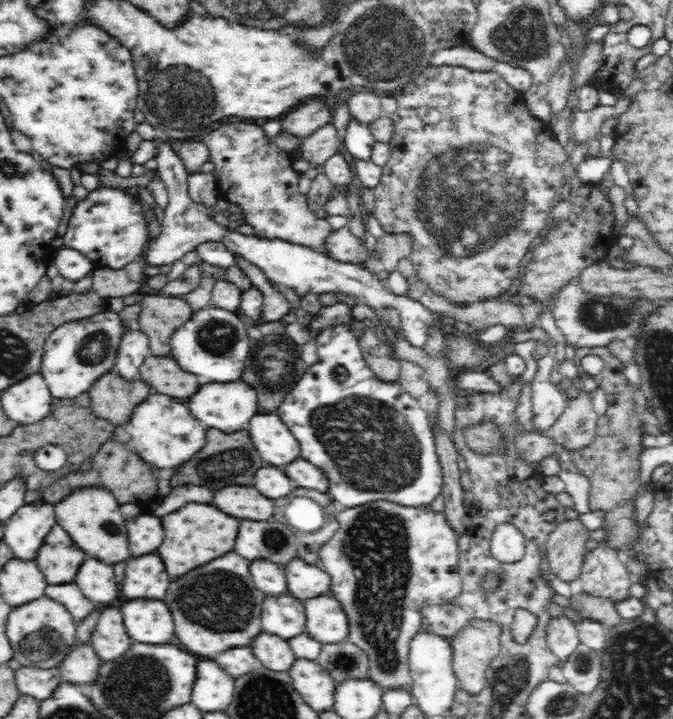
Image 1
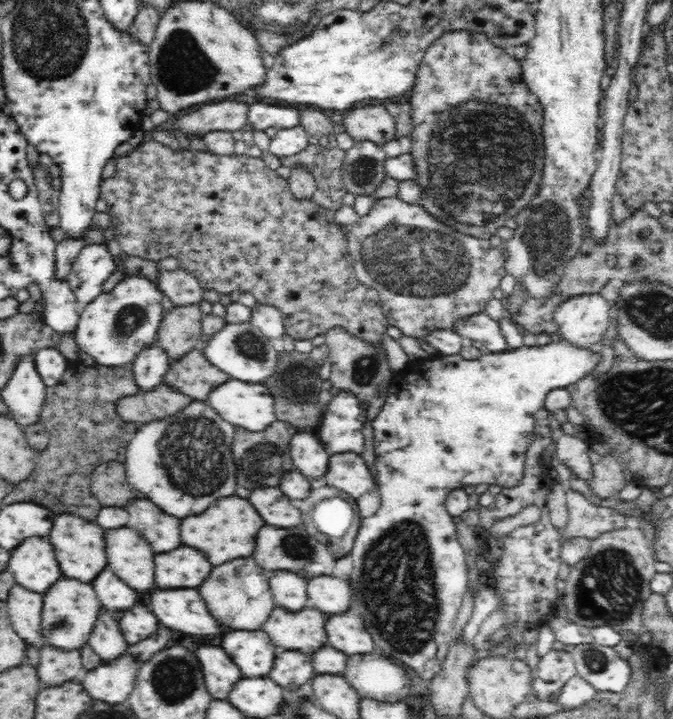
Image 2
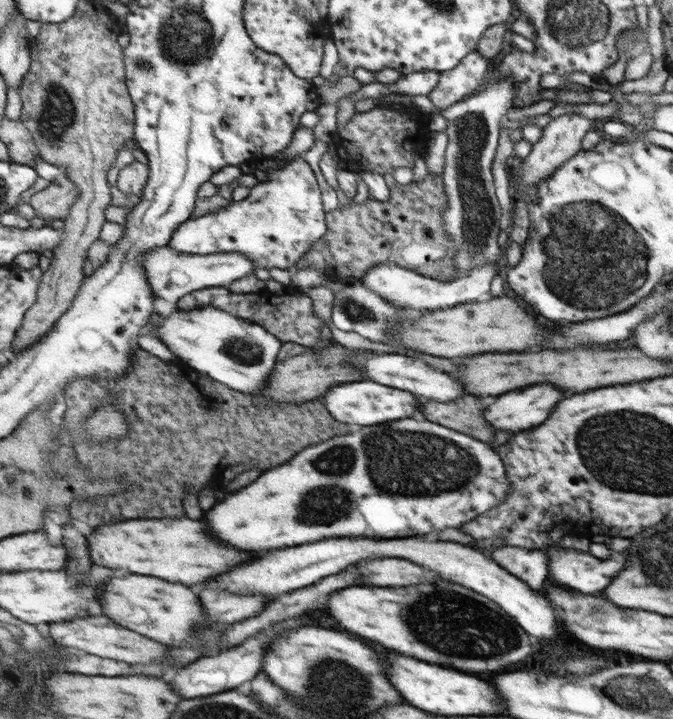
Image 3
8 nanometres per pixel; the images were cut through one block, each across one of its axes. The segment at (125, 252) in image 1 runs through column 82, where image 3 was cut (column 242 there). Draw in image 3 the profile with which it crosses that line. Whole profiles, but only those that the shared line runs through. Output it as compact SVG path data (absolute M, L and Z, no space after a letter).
M298 157L280 169L271 168L267 182L252 187L243 201L233 201L216 212L185 222L170 245L188 254L243 252L258 267L297 270L305 254L329 232L329 212L314 165Z

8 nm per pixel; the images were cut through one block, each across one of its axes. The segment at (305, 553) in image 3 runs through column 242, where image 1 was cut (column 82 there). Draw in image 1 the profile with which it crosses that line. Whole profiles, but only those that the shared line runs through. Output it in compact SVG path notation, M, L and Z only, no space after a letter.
M88 558L84 566L80 566L76 584L80 586L84 596L94 602L110 602L118 596L118 584L114 582L112 566L96 562L92 558Z

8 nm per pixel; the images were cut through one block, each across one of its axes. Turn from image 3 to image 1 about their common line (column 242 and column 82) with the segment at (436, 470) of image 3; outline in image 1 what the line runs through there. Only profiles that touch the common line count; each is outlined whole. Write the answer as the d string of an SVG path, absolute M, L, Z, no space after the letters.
M102 488L78 490L61 502L53 504L53 509L56 523L64 530L68 530L72 540L78 542L78 546L86 552L86 556L108 564L122 564L132 558L126 522L122 520L120 513L120 503L111 493L108 493L108 490Z

